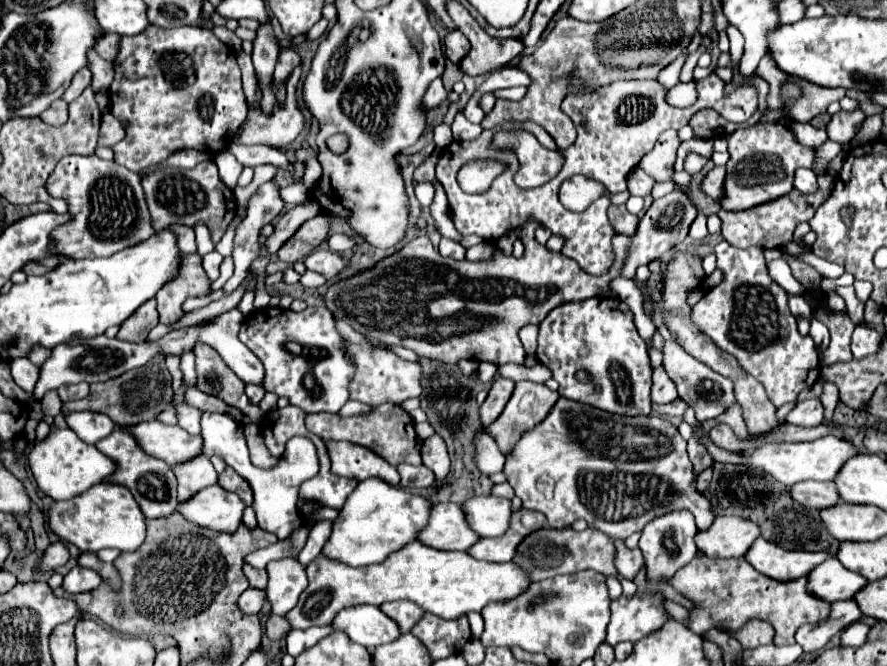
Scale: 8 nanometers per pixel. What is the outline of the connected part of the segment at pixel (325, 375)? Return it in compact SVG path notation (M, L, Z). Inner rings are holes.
M308 306L304 312L276 308L254 310L244 318L240 328L240 340L262 360L266 376L264 390L274 392L278 396L286 396L292 406L302 408L306 414L312 412L338 412L350 398L348 384L354 376L354 364L350 364L350 356L346 352L346 342L336 330L336 320L326 306Z

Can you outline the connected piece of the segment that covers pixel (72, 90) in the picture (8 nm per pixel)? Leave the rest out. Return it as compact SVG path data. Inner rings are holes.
M84 68L84 70L80 70L80 72L78 72L78 76L74 76L74 78L72 78L72 84L68 86L68 90L64 92L64 96L62 96L62 98L64 98L66 102L76 100L76 98L78 98L78 96L88 88L88 84L90 84L90 82L92 82L92 72L90 72L90 70L86 70L86 68ZM86 72L88 72L88 80L78 80L78 78L84 78L84 76L86 76Z

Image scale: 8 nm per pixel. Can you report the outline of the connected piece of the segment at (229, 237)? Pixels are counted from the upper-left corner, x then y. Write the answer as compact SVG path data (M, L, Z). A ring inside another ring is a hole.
M236 215L233 221L228 226L228 229L222 239L216 244L216 250L222 256L231 256L233 250L233 239L235 235L235 228L241 221L241 217Z

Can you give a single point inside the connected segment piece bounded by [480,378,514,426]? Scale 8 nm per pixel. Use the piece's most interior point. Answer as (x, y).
(500, 392)

